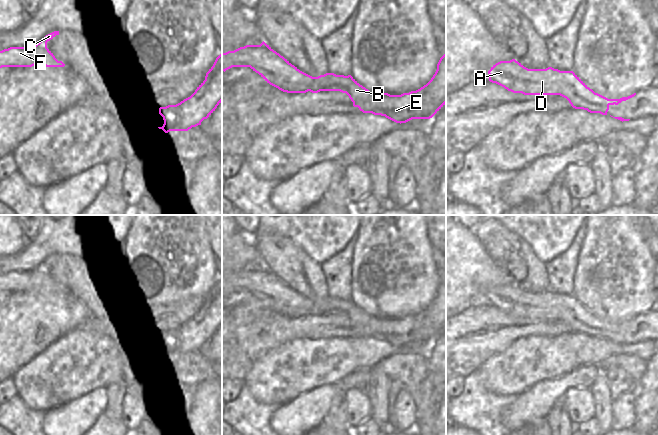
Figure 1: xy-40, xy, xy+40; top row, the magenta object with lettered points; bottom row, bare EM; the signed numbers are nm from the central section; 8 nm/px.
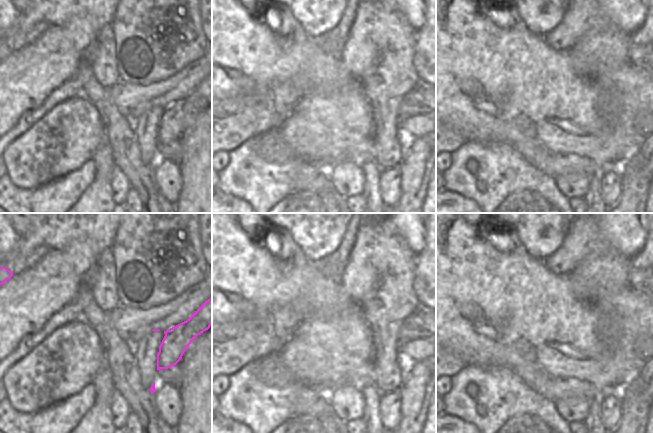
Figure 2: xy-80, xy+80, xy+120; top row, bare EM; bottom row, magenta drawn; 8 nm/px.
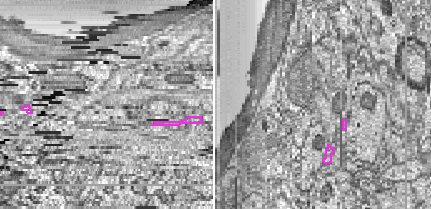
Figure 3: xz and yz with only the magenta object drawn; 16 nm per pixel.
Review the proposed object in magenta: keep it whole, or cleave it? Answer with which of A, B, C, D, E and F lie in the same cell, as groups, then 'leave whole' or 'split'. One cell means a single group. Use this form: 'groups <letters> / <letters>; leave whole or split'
groups A B C D F / E; split

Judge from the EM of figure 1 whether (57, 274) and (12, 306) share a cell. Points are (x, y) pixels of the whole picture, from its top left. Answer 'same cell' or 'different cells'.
same cell

